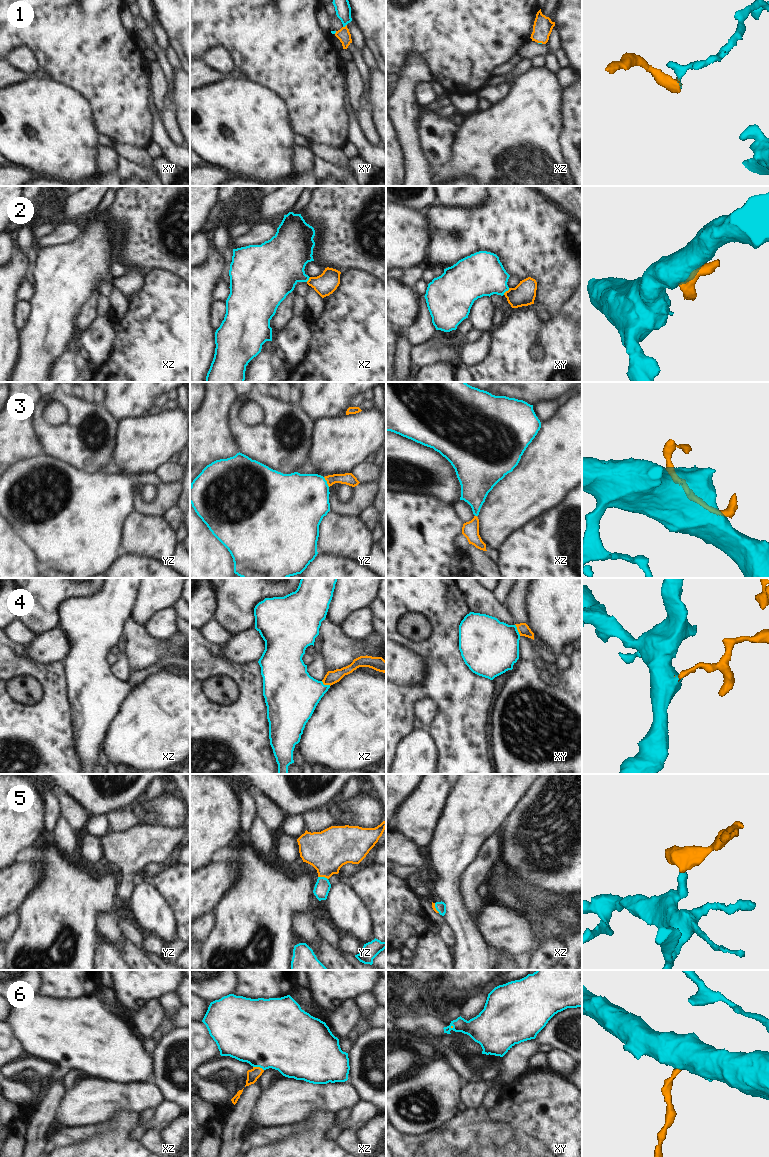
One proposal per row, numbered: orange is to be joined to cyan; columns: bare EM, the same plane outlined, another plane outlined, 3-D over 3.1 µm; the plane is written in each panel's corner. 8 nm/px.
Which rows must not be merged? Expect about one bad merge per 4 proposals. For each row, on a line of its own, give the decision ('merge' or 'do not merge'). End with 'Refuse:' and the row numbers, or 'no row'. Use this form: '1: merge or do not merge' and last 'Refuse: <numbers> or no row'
1: merge
2: do not merge
3: merge
4: merge
5: merge
6: merge
Refuse: 2

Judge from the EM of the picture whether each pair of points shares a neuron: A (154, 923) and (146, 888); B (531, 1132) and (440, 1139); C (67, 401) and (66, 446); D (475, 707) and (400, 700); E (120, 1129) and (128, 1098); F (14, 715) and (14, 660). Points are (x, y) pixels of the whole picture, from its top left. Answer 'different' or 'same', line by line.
A: same
B: same
C: same
D: different
E: different
F: same

